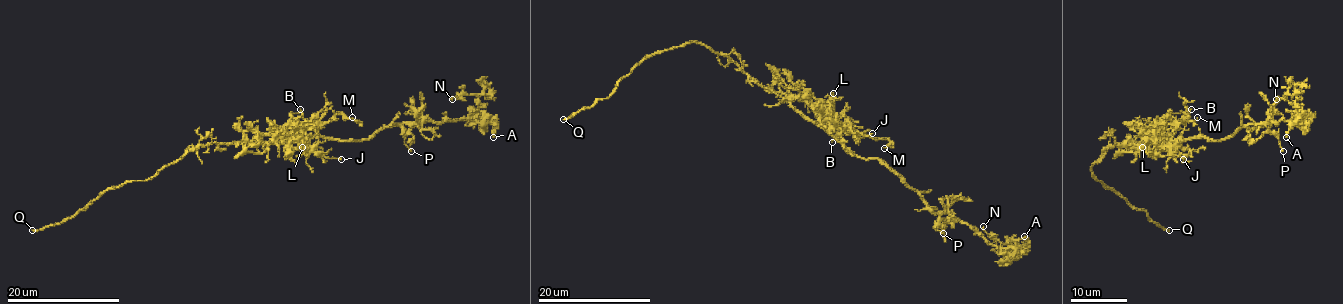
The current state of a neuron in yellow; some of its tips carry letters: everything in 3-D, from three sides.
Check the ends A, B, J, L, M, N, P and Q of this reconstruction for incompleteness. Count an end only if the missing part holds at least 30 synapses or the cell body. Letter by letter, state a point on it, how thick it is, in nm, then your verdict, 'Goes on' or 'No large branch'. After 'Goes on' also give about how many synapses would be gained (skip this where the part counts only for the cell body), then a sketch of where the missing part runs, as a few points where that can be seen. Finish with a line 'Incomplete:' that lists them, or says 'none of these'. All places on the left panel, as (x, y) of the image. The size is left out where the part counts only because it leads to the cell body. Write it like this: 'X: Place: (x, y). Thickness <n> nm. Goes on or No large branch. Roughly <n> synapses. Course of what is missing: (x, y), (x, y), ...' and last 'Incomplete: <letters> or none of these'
A: Place: (493, 137). Thickness 300 nm. No large branch
B: Place: (300, 109). Thickness 100 nm. No large branch
J: Place: (341, 159). Thickness 140 nm. No large branch
L: Place: (302, 147). Thickness 140 nm. No large branch
M: Place: (352, 117). Thickness 130 nm. No large branch
N: Place: (452, 99). Thickness 240 nm. No large branch
P: Place: (411, 151). Thickness 190 nm. No large branch
Q: Place: (32, 230). Thickness 200 nm. Goes on
Incomplete: Q

